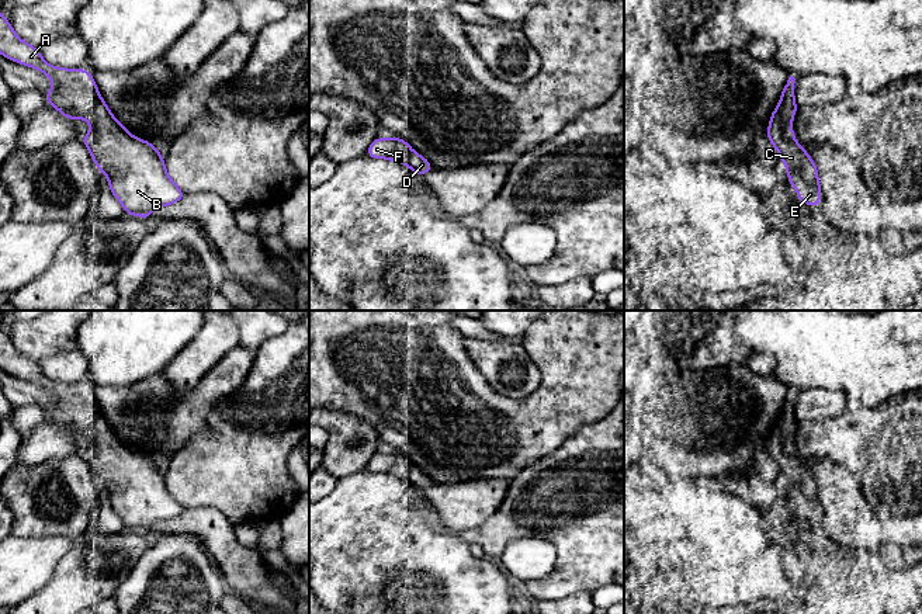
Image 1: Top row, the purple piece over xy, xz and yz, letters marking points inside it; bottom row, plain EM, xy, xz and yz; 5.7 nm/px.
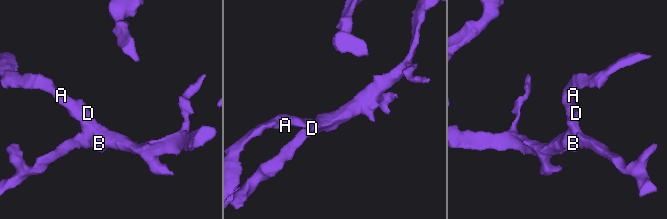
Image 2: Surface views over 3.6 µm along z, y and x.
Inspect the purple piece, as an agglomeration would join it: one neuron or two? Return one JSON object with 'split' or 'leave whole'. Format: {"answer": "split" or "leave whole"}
{"answer": "leave whole"}

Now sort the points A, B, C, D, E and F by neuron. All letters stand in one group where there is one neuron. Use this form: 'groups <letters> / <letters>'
groups A B C D E F

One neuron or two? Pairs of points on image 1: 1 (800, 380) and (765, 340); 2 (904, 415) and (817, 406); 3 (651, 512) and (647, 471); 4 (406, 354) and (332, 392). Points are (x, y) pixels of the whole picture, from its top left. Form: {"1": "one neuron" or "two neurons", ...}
{"1": "one neuron", "2": "two neurons", "3": "two neurons", "4": "one neuron"}

